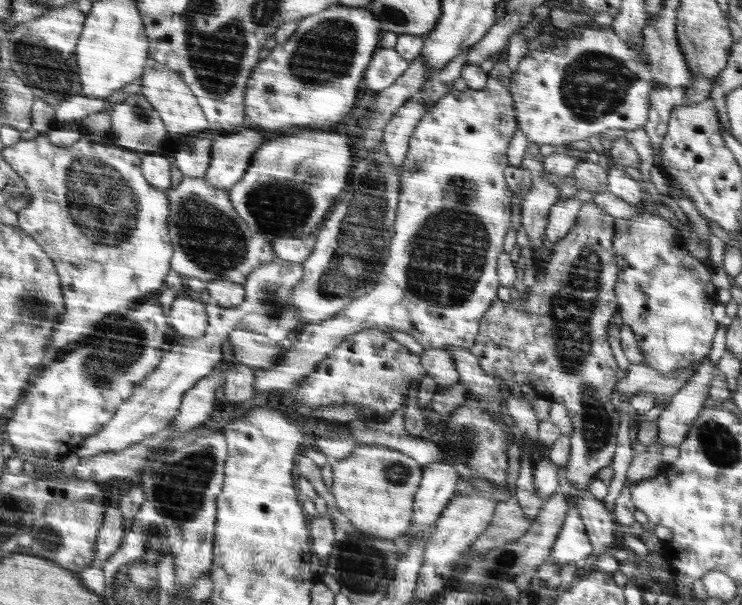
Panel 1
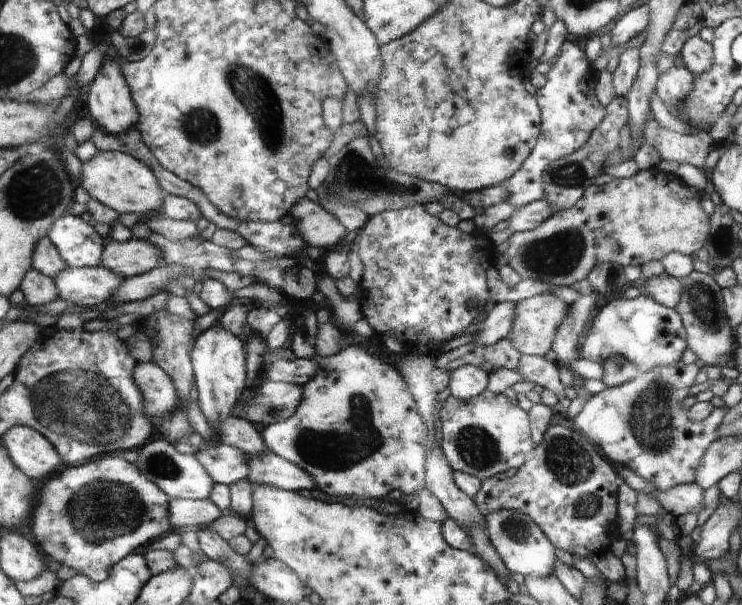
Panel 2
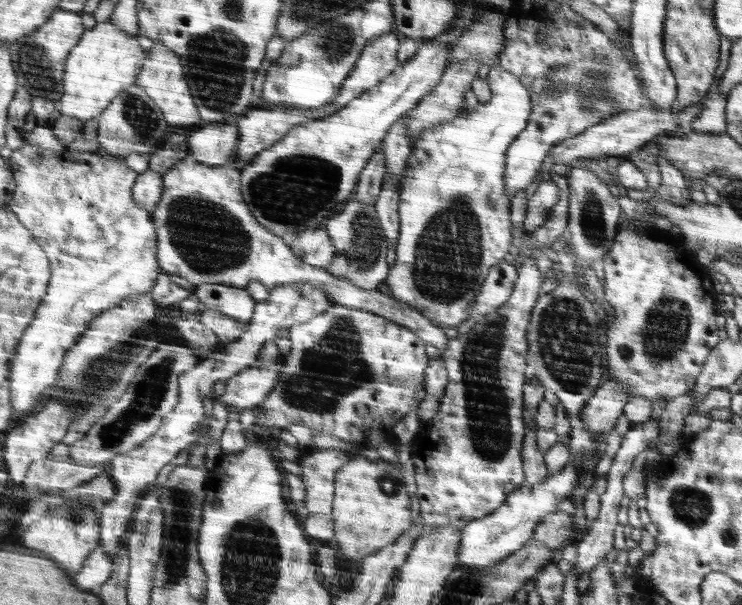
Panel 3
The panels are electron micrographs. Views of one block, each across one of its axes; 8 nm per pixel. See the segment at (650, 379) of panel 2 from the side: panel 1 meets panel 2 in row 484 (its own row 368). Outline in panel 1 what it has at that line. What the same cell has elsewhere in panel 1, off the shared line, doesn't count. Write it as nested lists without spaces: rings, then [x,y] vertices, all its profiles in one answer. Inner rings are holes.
[[[644,209],[636,218],[616,220],[614,249],[620,270],[614,287],[619,313],[623,324],[632,329],[645,365],[670,375],[712,356],[712,352],[716,352],[716,332],[720,332],[720,320],[716,320],[716,304],[720,304],[720,299],[710,281],[712,264],[691,256],[684,245],[684,232],[672,227],[662,216]]]

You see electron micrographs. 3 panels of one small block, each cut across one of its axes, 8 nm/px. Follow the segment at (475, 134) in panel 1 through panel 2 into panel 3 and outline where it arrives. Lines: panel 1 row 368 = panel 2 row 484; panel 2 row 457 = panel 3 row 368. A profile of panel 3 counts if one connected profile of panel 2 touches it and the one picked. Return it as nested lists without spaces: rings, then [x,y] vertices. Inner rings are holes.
[[[279,354],[276,361],[277,364],[270,367],[251,366],[240,371],[225,382],[224,394],[214,395],[214,400],[223,404],[224,407],[230,406],[240,412],[264,402],[268,398],[268,393],[272,391],[272,387],[276,387],[278,383],[284,355]]]

